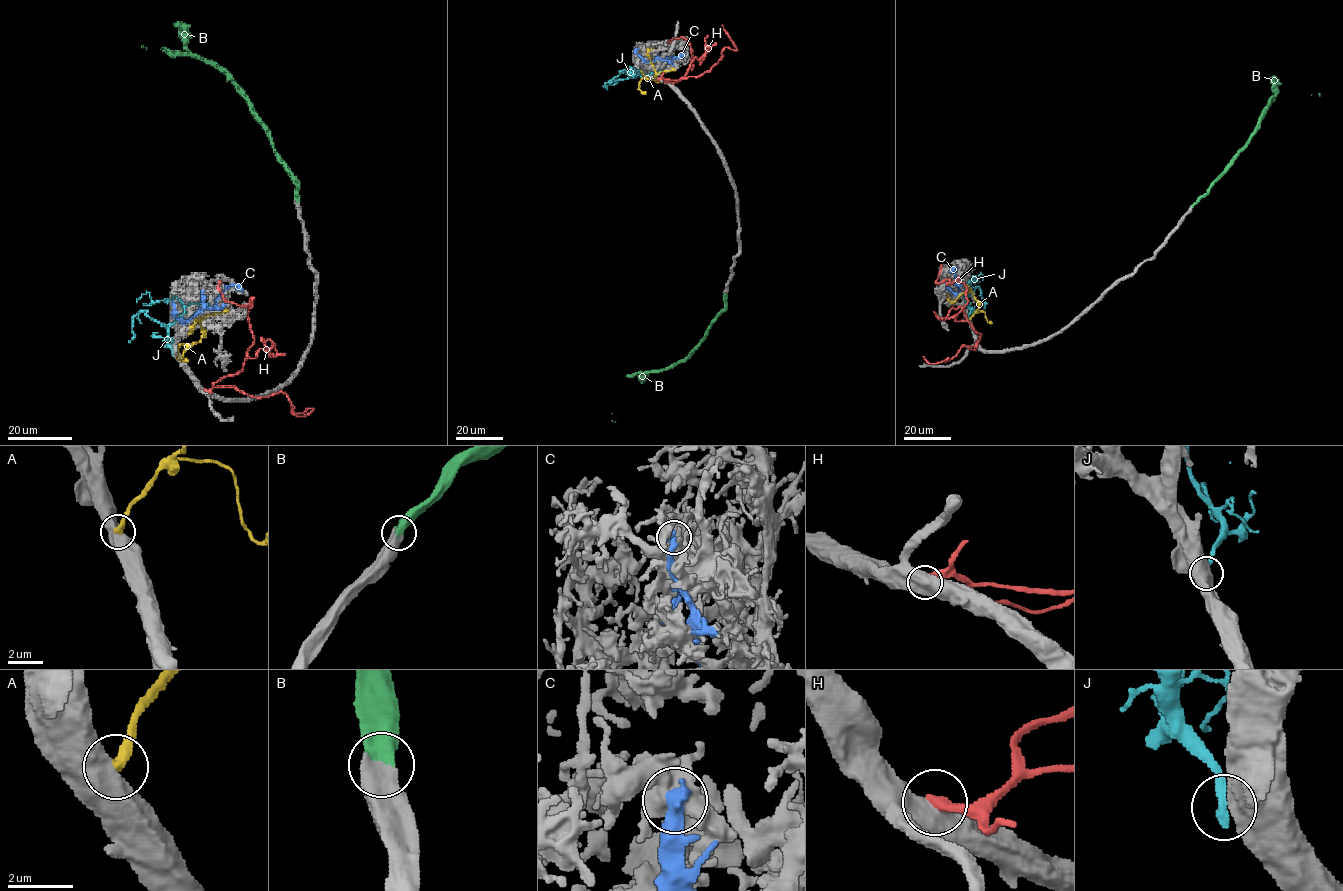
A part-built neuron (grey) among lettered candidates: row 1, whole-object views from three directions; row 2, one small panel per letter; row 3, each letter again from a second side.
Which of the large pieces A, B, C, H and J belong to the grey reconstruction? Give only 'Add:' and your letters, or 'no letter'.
Add: B

